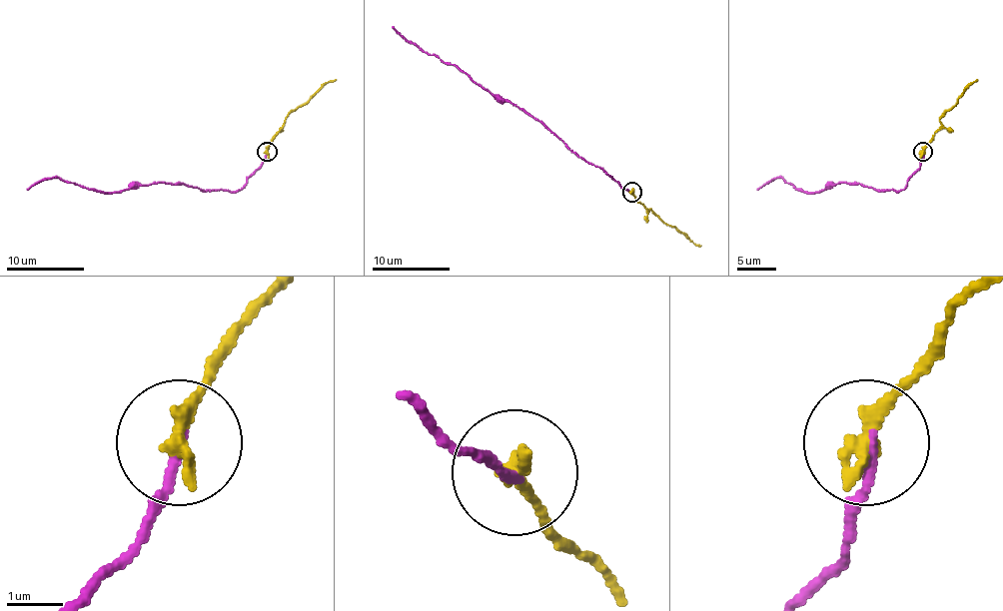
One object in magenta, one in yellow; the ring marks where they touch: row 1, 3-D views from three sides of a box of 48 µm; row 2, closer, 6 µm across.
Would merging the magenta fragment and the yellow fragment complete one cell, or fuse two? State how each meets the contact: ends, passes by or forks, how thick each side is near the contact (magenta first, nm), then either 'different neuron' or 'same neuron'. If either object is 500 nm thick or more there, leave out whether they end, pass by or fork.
magenta ends | yellow ends | 170/340 nm | same neuron

